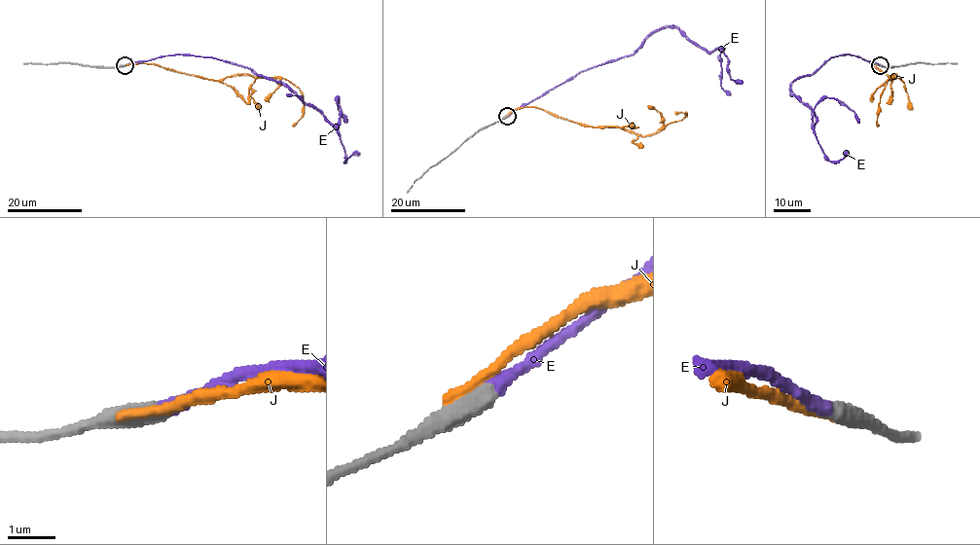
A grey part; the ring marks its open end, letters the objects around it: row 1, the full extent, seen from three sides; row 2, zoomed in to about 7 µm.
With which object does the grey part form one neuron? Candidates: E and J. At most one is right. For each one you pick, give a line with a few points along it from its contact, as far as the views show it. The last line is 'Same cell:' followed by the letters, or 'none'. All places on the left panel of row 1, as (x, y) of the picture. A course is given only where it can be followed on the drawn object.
E: course (125, 65), (175, 54), (210, 56), (287, 86), (334, 125), (340, 118), (339, 97), (338, 109), (346, 123)
Same cell: E

